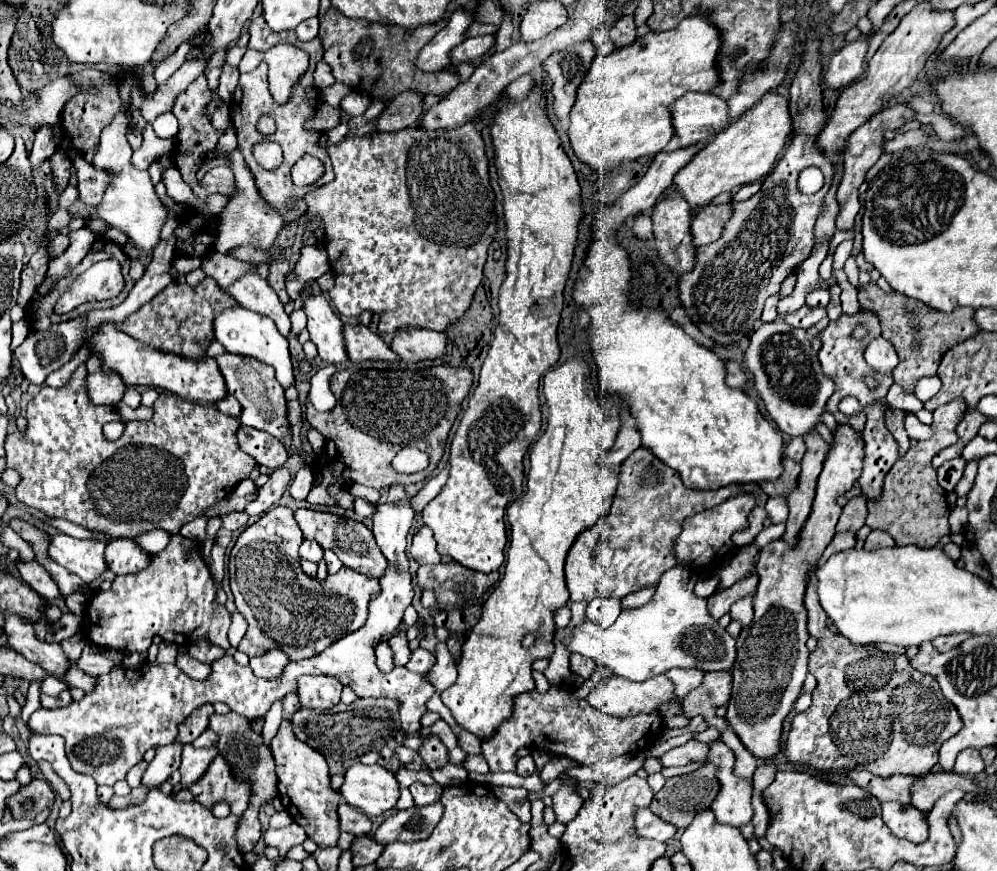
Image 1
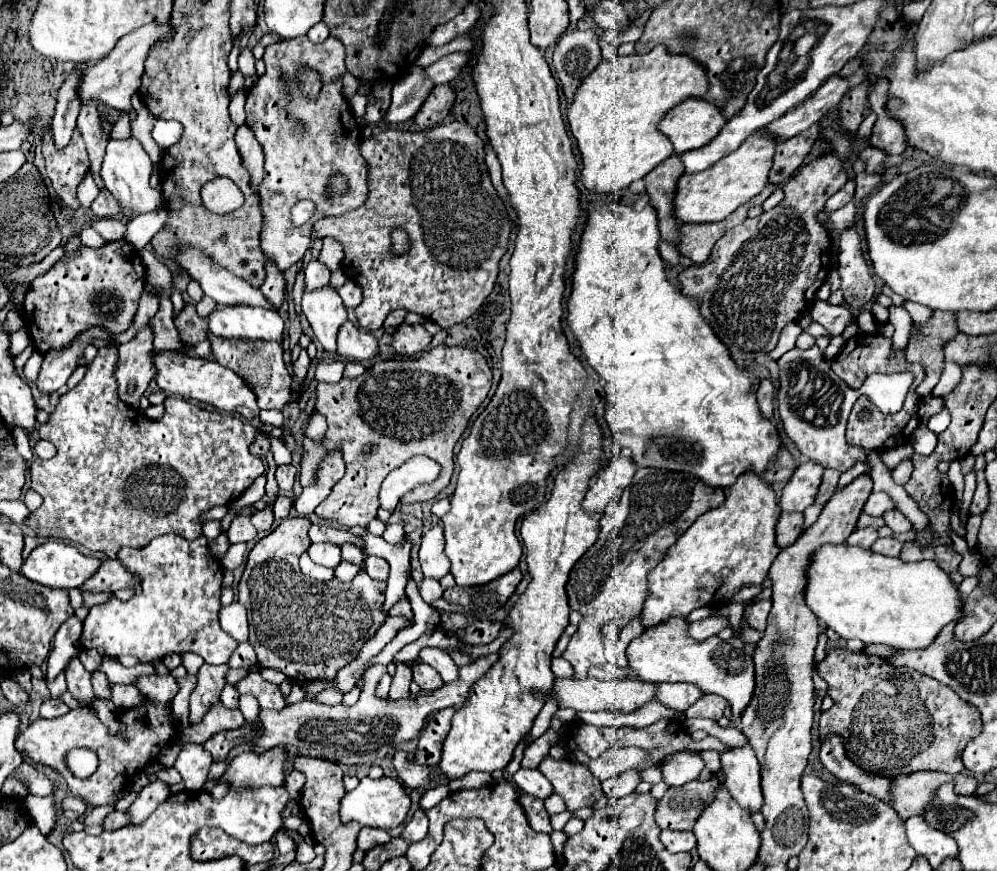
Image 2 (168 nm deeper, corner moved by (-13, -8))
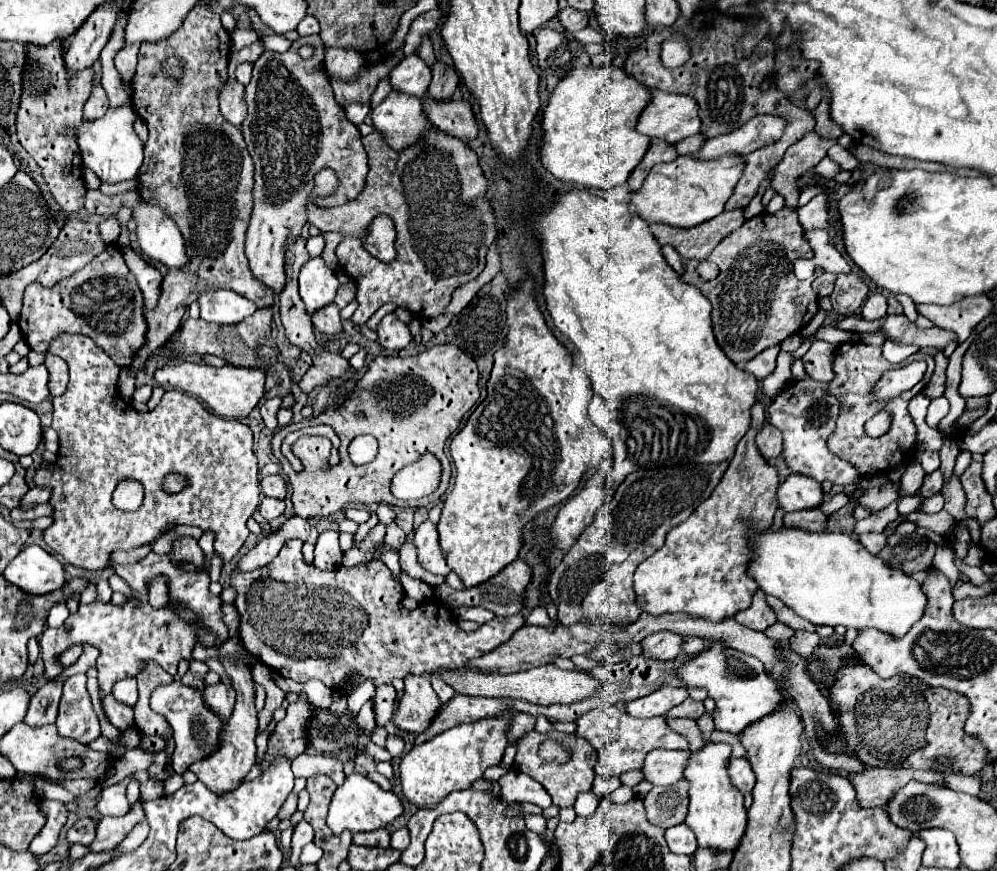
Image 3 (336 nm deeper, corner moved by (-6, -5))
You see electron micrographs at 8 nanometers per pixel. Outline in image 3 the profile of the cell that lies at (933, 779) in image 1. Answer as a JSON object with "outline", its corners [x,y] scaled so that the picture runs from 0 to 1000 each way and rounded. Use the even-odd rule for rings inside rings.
{"outline":[[[867,879],[865,886],[851,889],[851,893],[859,907],[859,918],[865,928],[889,925],[895,909],[903,907],[913,896],[931,898],[931,900],[947,898],[945,889],[935,884],[917,884],[917,882],[895,884],[895,882],[875,882],[875,879]]]}

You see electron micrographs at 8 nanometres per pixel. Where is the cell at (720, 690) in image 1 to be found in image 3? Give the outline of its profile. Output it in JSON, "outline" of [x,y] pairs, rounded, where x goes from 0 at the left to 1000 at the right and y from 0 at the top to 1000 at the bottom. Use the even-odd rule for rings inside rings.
{"outline":[[[688,801],[680,813],[668,817],[668,824],[696,824],[700,827],[704,820],[706,820],[706,808],[704,806],[698,806],[694,801]]]}

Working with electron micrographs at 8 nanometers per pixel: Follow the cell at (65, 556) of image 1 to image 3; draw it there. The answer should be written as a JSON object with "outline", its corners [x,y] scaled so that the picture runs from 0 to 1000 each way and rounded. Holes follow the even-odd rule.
{"outline":[[[26,627],[2,657],[4,666],[26,682],[48,682],[64,670],[62,648],[40,627]]]}

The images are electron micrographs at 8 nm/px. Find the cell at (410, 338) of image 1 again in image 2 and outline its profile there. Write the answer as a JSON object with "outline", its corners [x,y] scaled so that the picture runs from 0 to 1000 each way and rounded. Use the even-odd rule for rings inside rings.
{"outline":[[[404,371],[394,382],[394,387],[396,387],[394,389],[396,403],[406,412],[424,405],[430,398],[430,389],[432,389],[432,385],[426,380],[424,373],[408,373],[408,371]]]}

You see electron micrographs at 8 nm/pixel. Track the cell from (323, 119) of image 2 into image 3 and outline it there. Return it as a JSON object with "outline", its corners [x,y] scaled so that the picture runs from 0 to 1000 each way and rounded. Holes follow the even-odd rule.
{"outline":[[[319,39],[301,44],[293,51],[293,55],[285,62],[277,60],[265,60],[255,71],[255,85],[251,96],[247,99],[247,119],[249,119],[249,133],[243,140],[241,149],[245,154],[247,168],[251,172],[251,179],[255,184],[255,241],[249,259],[247,271],[247,294],[251,299],[251,310],[257,321],[261,321],[267,331],[271,331],[275,338],[281,338],[287,328],[287,315],[285,315],[285,289],[289,280],[293,280],[303,259],[307,257],[307,241],[309,234],[319,234],[325,239],[347,234],[349,230],[357,227],[359,220],[363,220],[367,200],[369,200],[369,179],[361,163],[361,152],[355,142],[351,142],[345,135],[343,122],[335,115],[335,106],[327,87],[321,83],[321,73],[325,71],[325,53]],[[303,53],[313,53],[315,62],[305,69],[299,57]],[[323,193],[333,193],[341,207],[341,214],[335,223],[327,227],[311,227],[315,218],[315,202]]]}

